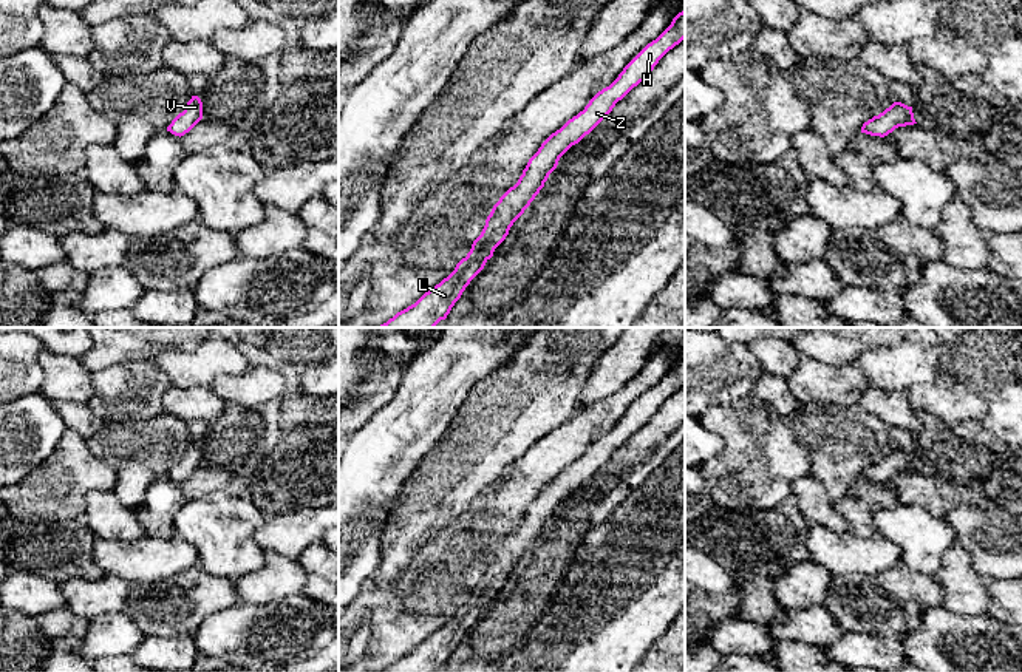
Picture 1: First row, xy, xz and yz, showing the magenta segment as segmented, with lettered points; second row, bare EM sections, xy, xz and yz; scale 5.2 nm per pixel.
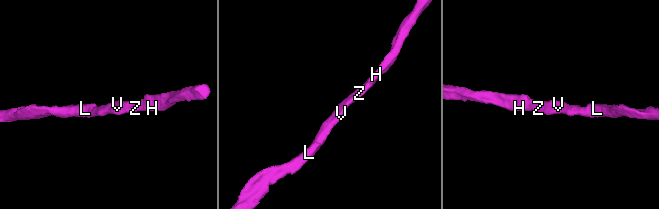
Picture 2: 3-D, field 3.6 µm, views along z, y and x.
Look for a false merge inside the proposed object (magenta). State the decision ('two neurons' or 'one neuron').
one neuron

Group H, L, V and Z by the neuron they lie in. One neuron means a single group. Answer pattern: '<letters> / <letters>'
H L V Z

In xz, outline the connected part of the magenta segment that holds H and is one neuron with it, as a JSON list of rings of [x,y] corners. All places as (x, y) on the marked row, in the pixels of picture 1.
[[[685,9],[648,43],[606,88],[598,91],[577,116],[552,133],[529,159],[518,182],[493,205],[481,235],[455,270],[425,292],[414,304],[397,312],[379,328],[434,328],[445,320],[470,281],[484,269],[495,249],[506,239],[513,222],[524,213],[560,158],[589,134],[634,87],[643,82],[659,60],[685,39]]]

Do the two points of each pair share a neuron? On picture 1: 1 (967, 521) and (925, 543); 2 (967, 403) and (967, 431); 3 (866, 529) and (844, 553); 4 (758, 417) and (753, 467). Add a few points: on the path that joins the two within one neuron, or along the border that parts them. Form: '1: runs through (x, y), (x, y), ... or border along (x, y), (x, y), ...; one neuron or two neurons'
1: border along (942, 519), (954, 532), (956, 543); two neurons
2: border along (979, 419), (951, 424); two neurons
3: border along (849, 530), (857, 535), (874, 536); two neurons
4: runs through (758, 430), (758, 454); one neuron

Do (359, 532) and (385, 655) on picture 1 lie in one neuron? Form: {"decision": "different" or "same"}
{"decision": "different"}

